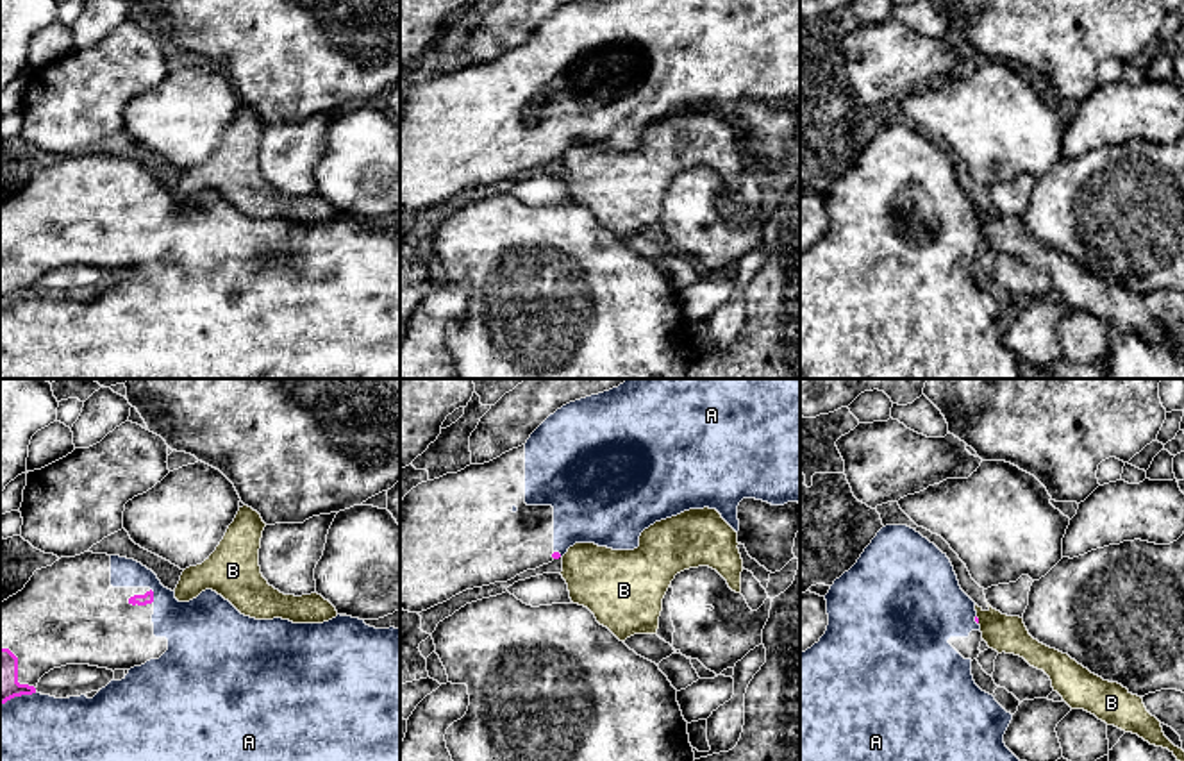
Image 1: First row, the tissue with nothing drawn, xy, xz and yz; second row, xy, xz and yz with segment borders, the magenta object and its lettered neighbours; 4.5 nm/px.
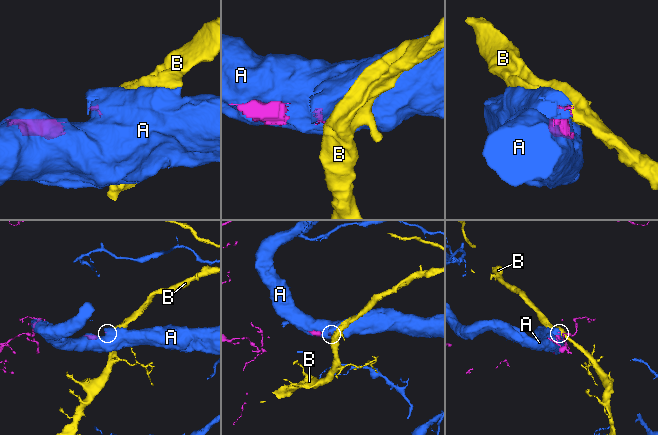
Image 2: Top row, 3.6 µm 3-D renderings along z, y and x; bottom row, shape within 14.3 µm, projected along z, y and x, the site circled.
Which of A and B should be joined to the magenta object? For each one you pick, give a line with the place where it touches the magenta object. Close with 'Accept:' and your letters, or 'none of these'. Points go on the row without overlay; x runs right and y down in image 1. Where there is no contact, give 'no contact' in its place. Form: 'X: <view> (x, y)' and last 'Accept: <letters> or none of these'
A: xy (152, 195)
Accept: A

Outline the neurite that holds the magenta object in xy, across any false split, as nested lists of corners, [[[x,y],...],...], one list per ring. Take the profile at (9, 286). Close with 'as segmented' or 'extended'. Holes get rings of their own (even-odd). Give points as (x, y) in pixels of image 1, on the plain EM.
[[[93,152],[61,157],[36,170],[21,191],[0,202],[0,379],[400,379],[400,229],[375,229],[341,214],[323,223],[255,220],[213,189],[179,202],[175,191],[134,159]],[[66,264],[129,273],[121,280],[113,279],[93,298],[55,298],[36,291],[45,273]]]; extended

